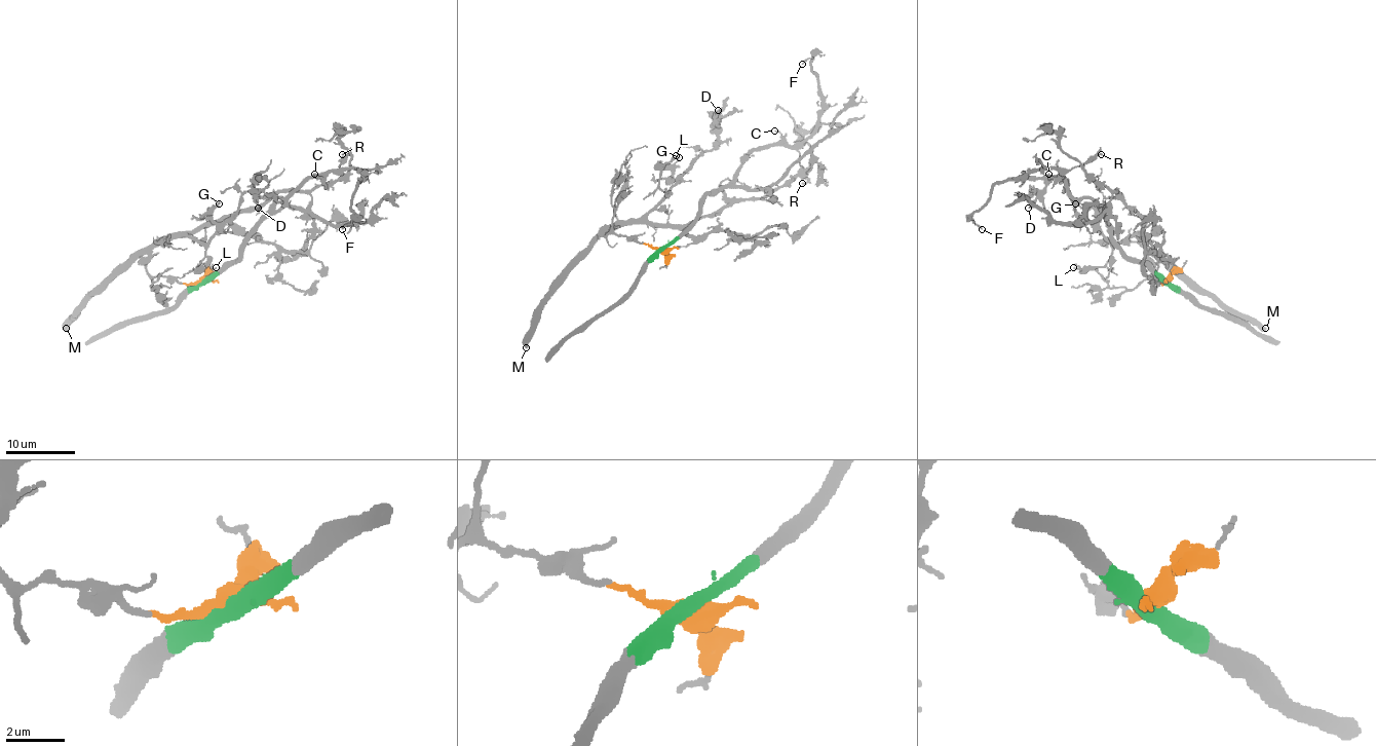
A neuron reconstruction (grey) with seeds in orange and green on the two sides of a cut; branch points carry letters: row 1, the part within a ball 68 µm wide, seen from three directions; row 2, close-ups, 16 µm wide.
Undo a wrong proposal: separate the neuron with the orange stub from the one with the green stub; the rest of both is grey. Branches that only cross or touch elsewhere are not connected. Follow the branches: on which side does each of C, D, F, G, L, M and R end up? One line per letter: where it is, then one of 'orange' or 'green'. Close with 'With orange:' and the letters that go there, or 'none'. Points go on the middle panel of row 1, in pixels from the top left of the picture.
C: at (774, 131); green
D: at (718, 110); orange
F: at (802, 64); green
G: at (679, 157); orange
L: at (676, 155); orange
M: at (526, 347); orange
R: at (802, 183); green
With orange: D, G, L, M

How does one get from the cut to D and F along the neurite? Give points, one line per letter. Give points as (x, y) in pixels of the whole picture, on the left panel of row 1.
D: (202, 282), (150, 276), (145, 261), (155, 247), (183, 236), (205, 244), (237, 212), (256, 177), (258, 209)
F: (202, 282), (238, 257), (251, 227), (278, 198), (310, 179), (355, 169), (362, 176), (351, 222), (341, 229)

